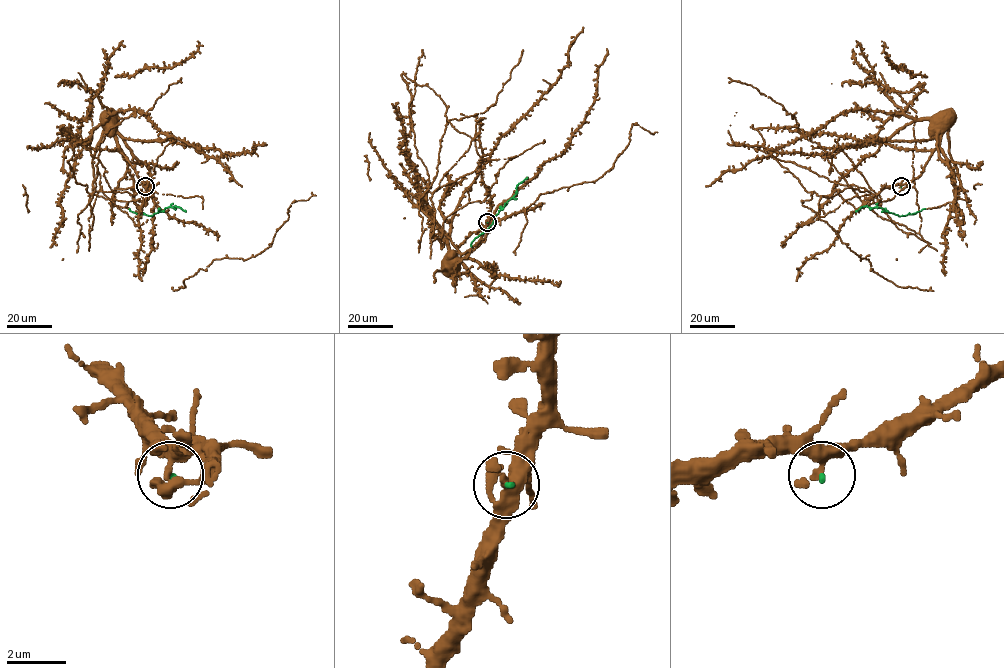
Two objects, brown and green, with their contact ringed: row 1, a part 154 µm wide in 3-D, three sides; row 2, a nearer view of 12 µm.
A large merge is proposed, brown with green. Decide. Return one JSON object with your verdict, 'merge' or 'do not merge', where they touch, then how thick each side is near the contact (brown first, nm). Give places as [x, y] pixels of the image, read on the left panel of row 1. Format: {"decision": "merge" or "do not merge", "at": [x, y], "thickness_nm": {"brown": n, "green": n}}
{"decision": "merge", "at": [145, 186], "thickness_nm": {"brown": 280, "green": 130}}

